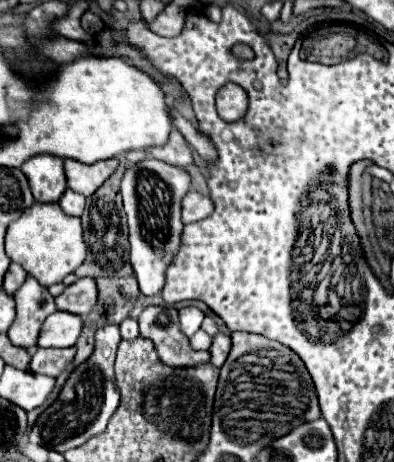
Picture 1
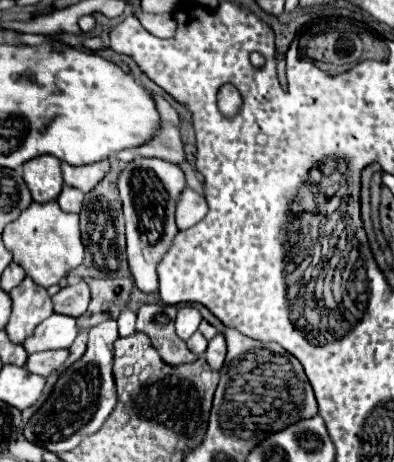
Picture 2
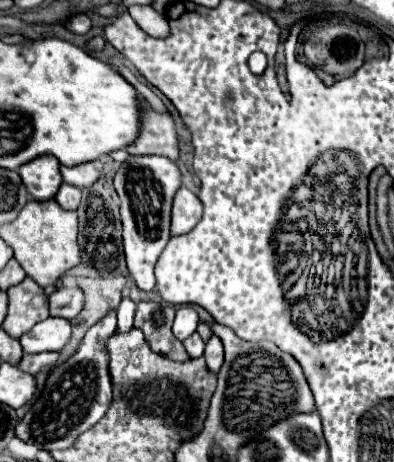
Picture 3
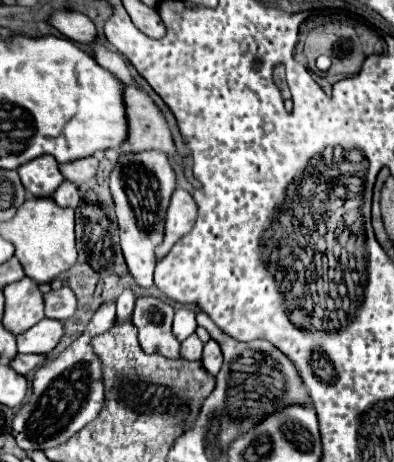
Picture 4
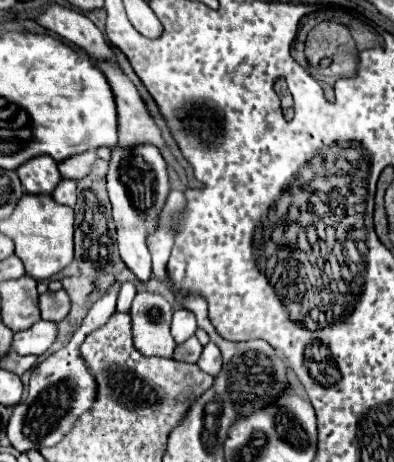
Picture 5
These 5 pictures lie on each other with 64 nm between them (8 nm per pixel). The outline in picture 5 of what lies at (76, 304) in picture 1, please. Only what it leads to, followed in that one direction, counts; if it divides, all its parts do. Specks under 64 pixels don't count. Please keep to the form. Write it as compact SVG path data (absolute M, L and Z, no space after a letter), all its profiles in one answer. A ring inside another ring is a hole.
M64 290L58 292L46 292L40 296L40 312L44 320L62 322L72 308L72 300Z

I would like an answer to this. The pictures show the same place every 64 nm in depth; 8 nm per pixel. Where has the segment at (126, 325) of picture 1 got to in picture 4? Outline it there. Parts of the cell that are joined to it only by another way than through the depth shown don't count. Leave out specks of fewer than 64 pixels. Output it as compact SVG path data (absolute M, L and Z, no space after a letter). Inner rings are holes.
M122 290L122 294L116 298L118 320L130 320L130 318L132 318L134 302L136 302L136 296L132 294L132 290Z

